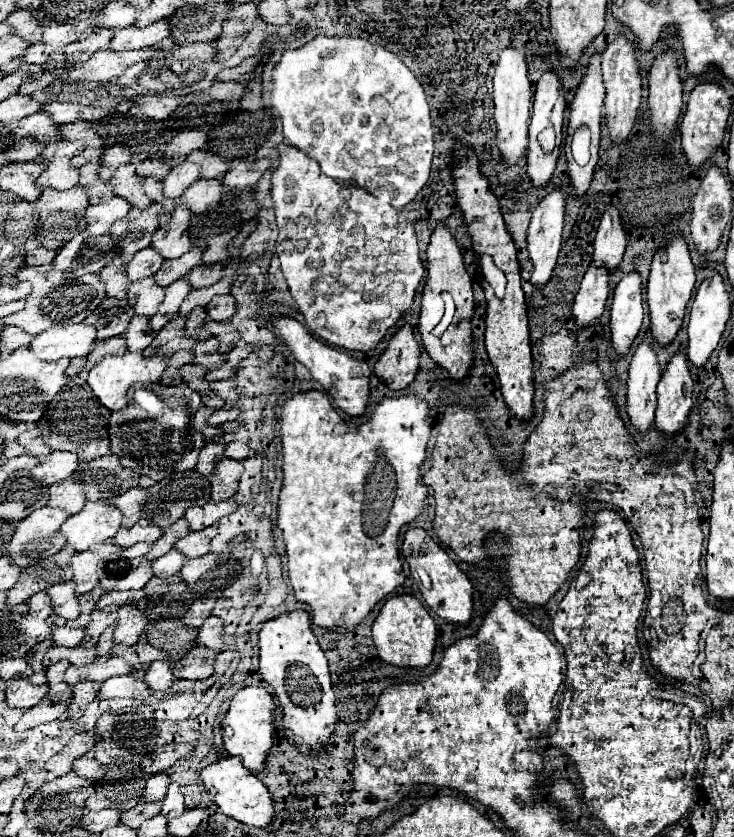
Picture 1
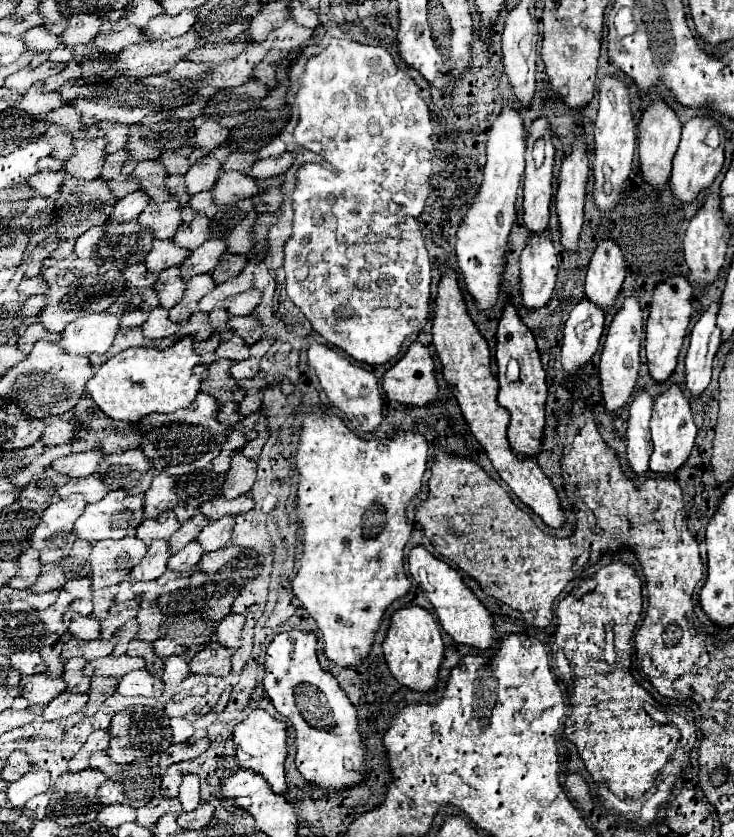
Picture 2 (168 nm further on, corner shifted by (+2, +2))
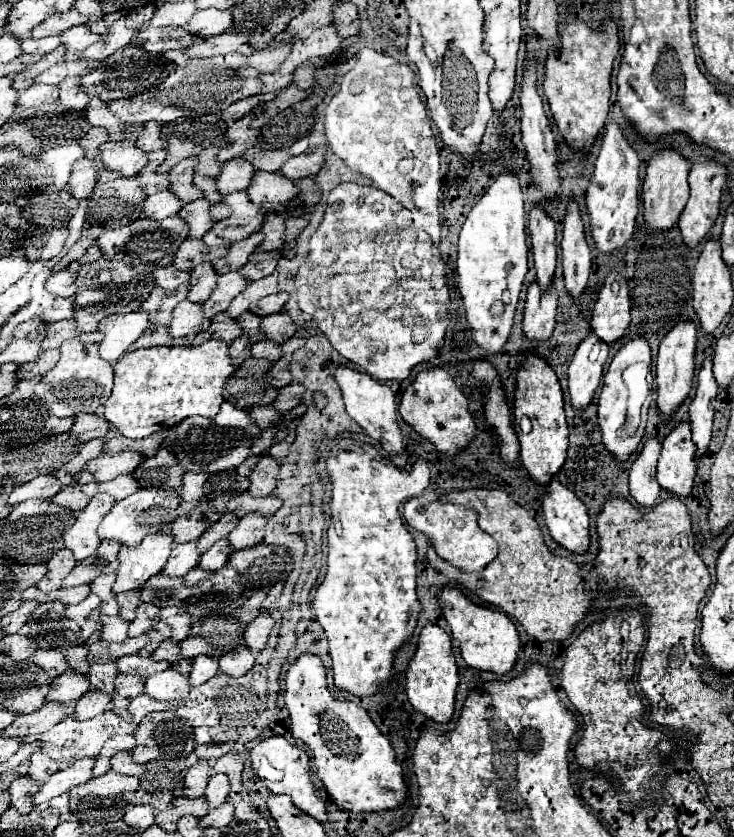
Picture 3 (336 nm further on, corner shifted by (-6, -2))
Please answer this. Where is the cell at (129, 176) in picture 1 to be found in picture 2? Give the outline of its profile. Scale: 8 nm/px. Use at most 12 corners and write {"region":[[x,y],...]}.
{"region":[[138,161],[130,179],[152,203],[170,199],[168,173],[156,161]]}

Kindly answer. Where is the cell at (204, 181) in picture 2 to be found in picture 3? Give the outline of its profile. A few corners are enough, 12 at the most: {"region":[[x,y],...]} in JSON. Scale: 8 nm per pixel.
{"region":[[244,157],[224,163],[216,183],[222,195],[244,191],[256,169]]}

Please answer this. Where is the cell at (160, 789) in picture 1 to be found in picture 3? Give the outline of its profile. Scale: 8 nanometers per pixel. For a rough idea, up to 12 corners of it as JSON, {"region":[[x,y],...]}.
{"region":[[205,760],[190,767],[183,795],[201,797],[210,779]]}

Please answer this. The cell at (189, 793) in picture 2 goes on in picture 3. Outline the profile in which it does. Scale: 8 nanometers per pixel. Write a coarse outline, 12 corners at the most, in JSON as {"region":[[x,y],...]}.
{"region":[[226,773],[212,775],[204,797],[210,809],[230,795]]}

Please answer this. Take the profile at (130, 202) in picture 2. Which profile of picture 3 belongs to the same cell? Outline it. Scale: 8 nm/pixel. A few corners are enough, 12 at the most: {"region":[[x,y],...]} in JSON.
{"region":[[172,191],[146,197],[144,217],[160,221],[184,203]]}

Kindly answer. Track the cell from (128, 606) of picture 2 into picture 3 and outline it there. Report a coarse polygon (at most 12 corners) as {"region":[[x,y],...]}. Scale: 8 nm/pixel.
{"region":[[152,603],[138,607],[130,623],[130,637],[138,637],[156,625],[158,607]]}

